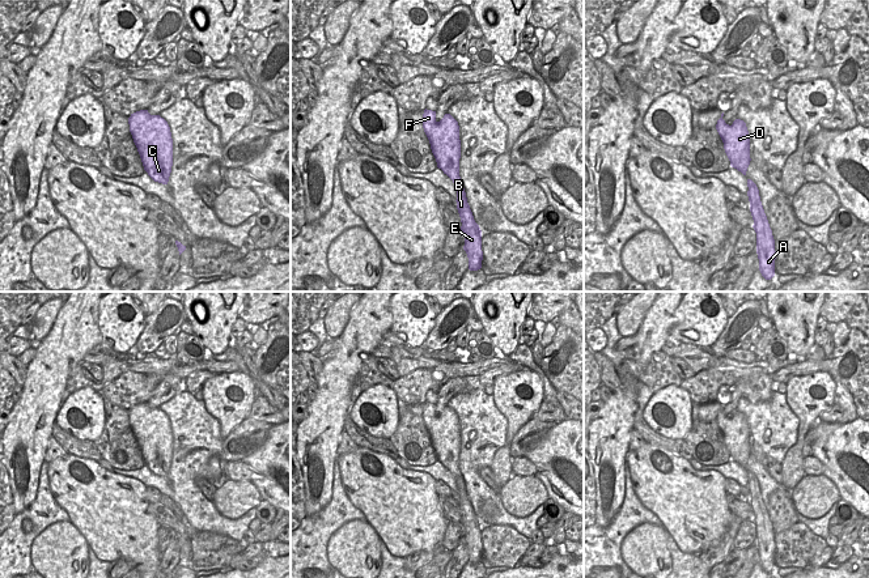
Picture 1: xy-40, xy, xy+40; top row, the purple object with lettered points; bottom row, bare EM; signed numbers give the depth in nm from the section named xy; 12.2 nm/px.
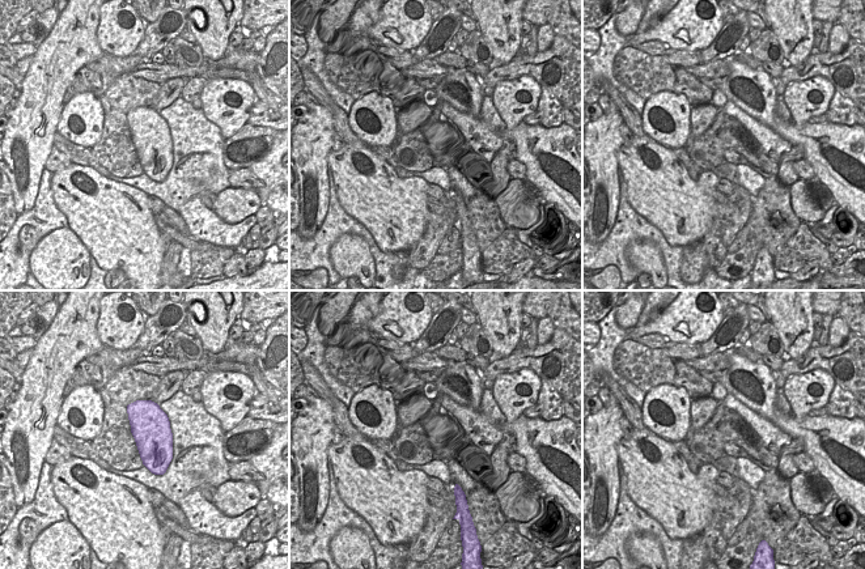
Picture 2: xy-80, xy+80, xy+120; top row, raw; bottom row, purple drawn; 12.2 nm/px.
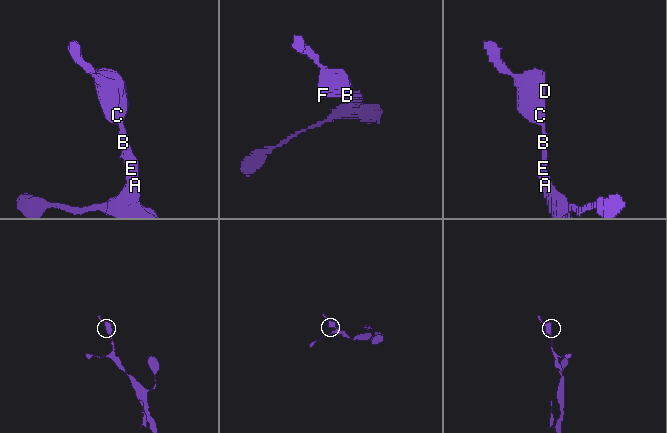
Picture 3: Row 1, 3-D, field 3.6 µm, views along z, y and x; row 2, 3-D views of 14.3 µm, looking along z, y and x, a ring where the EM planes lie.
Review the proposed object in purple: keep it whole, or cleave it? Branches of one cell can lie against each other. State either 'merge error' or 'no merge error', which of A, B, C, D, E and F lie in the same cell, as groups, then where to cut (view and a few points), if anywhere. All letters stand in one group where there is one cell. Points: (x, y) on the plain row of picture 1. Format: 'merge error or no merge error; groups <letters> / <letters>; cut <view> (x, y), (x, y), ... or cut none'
no merge error; groups A B C D E F; cut none

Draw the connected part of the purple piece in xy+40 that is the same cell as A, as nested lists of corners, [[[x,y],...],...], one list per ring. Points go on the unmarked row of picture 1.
[[[747,472],[747,480],[750,505],[754,513],[753,520],[756,526],[756,547],[759,552],[759,564],[766,573],[771,573],[775,569],[775,532],[760,494],[756,477],[751,472]]]

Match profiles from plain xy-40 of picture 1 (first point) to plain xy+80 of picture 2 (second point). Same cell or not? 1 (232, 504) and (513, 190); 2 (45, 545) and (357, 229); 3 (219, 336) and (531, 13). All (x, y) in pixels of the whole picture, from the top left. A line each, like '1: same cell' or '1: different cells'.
1: same cell
2: different cells
3: different cells

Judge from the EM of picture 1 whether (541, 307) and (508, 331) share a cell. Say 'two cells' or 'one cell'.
two cells

